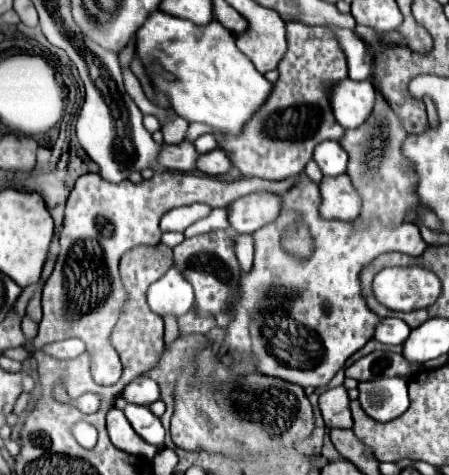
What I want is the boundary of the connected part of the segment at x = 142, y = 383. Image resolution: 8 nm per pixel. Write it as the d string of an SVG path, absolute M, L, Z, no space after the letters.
M140 376L140 378L134 378L128 386L124 386L120 396L130 404L150 406L152 402L156 402L160 398L160 388L152 378Z

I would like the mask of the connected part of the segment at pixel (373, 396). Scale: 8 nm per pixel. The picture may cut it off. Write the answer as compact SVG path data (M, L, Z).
M380 378L358 384L362 410L378 422L394 420L408 410L408 382L404 378Z

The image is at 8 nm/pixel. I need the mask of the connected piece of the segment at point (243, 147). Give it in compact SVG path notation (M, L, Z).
M286 22L286 38L288 38L288 52L278 64L278 80L272 86L272 94L268 102L248 120L248 126L236 138L222 138L220 148L228 152L230 162L234 168L240 170L242 176L256 176L264 180L286 180L304 172L308 160L312 160L312 150L316 144L324 140L340 140L344 128L336 122L330 102L328 102L328 88L336 80L344 80L346 72L346 56L340 50L340 42L332 30L324 26L304 26L302 22Z

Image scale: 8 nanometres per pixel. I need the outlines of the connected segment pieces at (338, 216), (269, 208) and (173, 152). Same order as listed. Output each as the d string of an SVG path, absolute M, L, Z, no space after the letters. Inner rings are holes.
M346 174L336 178L324 176L320 182L320 196L320 216L324 220L352 222L360 212L360 196Z
M270 192L248 194L228 204L228 224L236 234L254 234L264 224L272 222L280 212L280 196Z
M184 140L180 144L162 144L160 158L156 160L160 168L174 170L174 172L194 172L198 152L194 150L192 142Z

